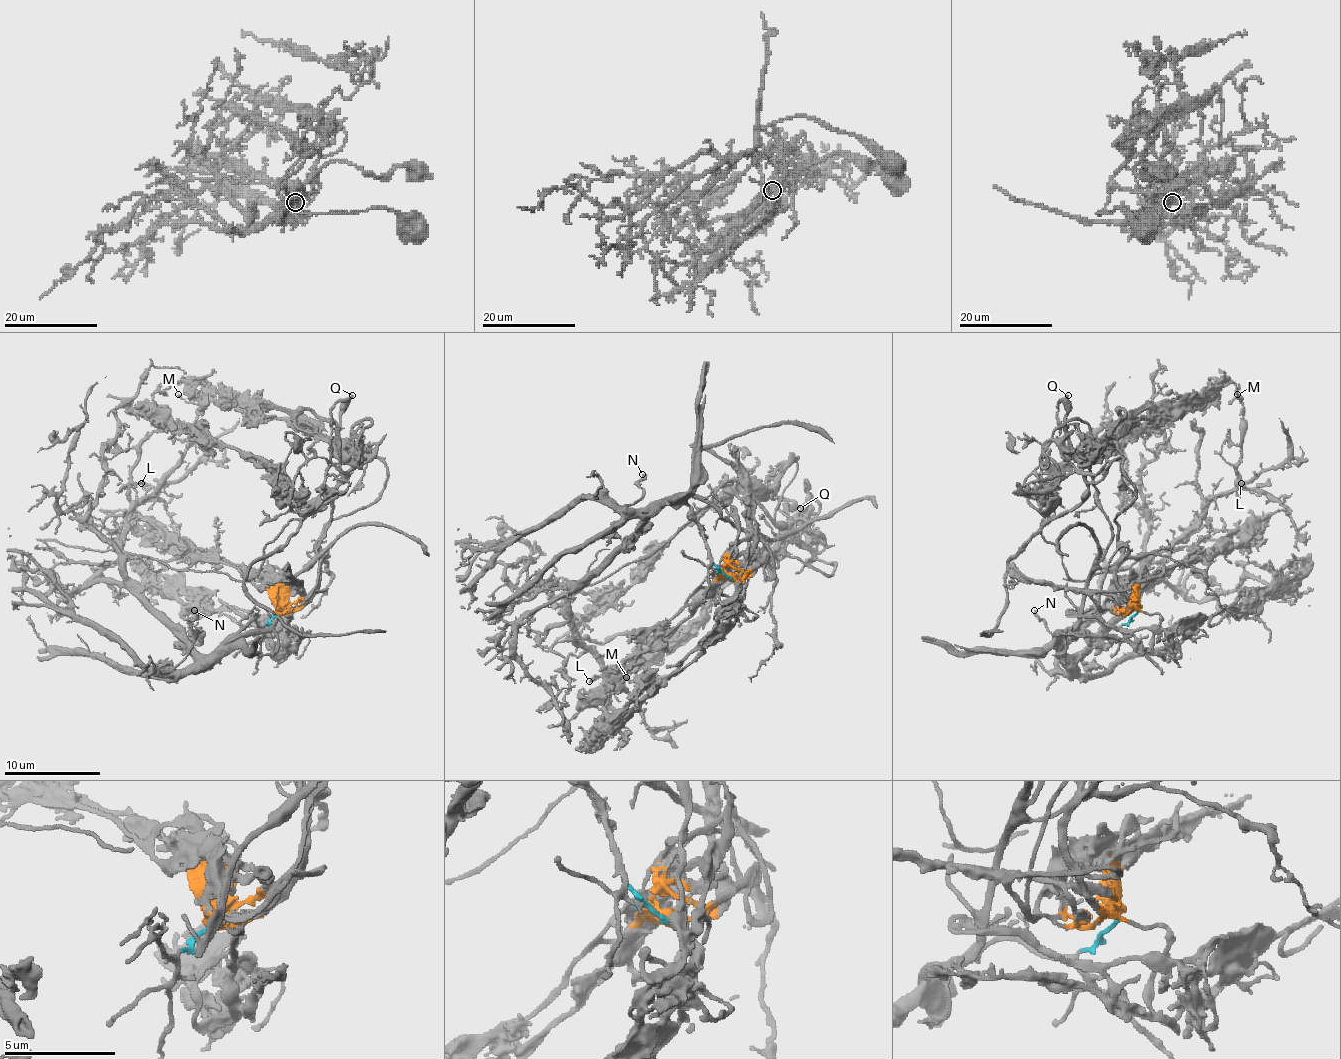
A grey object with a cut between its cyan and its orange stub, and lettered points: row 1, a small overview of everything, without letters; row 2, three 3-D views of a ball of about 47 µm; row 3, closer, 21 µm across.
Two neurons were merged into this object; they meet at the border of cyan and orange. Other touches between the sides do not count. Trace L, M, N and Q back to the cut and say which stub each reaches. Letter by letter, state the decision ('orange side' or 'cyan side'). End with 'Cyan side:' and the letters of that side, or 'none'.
L: cyan side
M: cyan side
N: cyan side
Q: orange side
Cyan side: L, M, N

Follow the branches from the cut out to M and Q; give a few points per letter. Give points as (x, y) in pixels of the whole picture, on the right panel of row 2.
M: (1137, 611), (1120, 628), (1070, 628), (1065, 652), (1082, 652), (1145, 567), (1236, 485), (1236, 393)
Q: (1137, 611), (1116, 582), (1116, 524), (1135, 497), (1130, 480), (1123, 459), (1094, 446), (1075, 451), (1067, 396)

